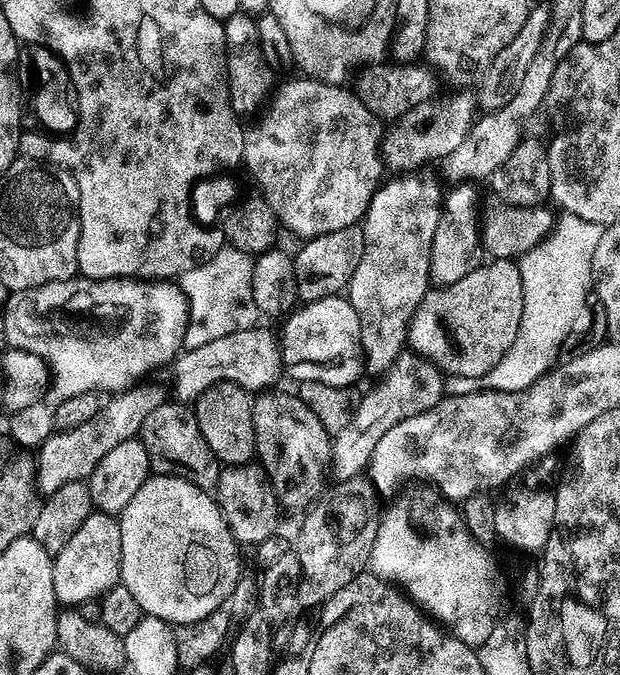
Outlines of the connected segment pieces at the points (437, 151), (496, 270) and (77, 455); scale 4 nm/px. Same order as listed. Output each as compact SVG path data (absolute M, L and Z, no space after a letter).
M471 91L460 92L457 96L452 96L446 100L438 101L438 98L431 99L427 104L419 104L414 110L410 110L406 114L402 114L400 119L389 123L386 131L383 133L380 141L379 156L383 167L392 171L392 174L412 174L423 166L427 160L443 161L455 148L462 143L462 138L466 138L466 134L471 130L474 123L474 115L476 104Z
M492 260L481 266L474 266L466 278L443 286L429 287L428 293L418 302L412 320L408 323L406 344L422 359L435 364L448 376L478 378L485 376L510 350L517 337L518 326L522 320L522 282L520 268L516 260Z
M146 380L131 388L124 389L123 392L111 395L90 418L89 422L82 422L80 426L72 427L68 431L55 431L51 436L44 440L36 454L36 485L37 489L43 494L54 493L61 486L66 486L68 482L85 481L93 472L95 466L110 451L114 450L120 442L133 440L139 433L142 423L145 422L147 414L156 410L158 406L167 403L168 396L162 385L152 383L152 380Z

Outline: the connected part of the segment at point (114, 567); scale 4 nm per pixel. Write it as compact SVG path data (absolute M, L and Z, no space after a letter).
M93 512L88 515L86 522L78 526L78 531L62 546L60 552L55 553L52 562L52 573L54 574L54 594L57 605L60 606L84 606L87 600L99 601L105 592L109 592L115 584L120 583L120 563L122 562L122 530L116 516L105 512Z

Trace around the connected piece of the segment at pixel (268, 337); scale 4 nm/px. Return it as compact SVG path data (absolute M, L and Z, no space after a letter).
M255 326L226 334L225 337L207 342L197 349L181 351L174 361L176 368L176 396L180 402L194 402L210 386L222 382L234 382L247 392L256 394L268 390L284 372L284 363L280 357L280 342L277 333L268 328Z

